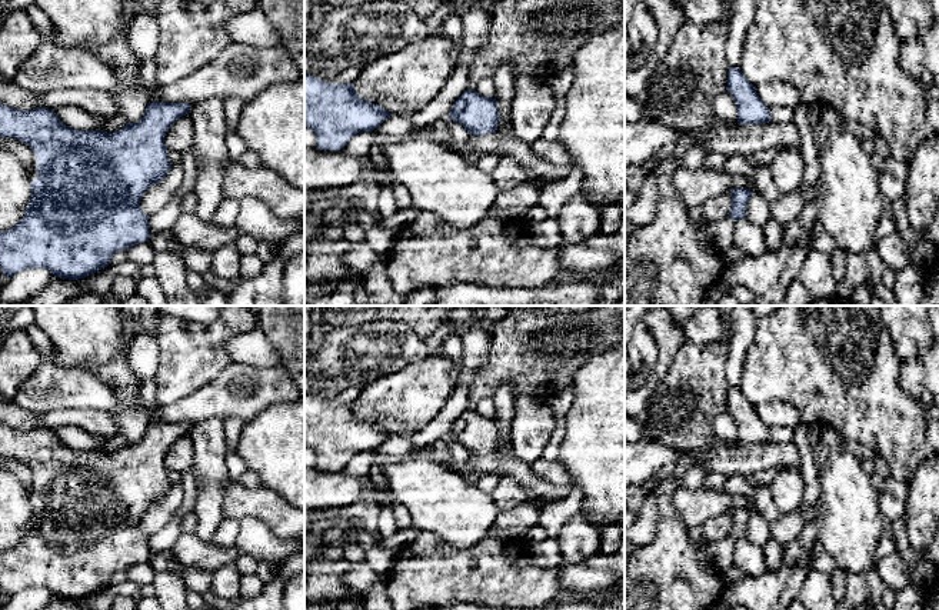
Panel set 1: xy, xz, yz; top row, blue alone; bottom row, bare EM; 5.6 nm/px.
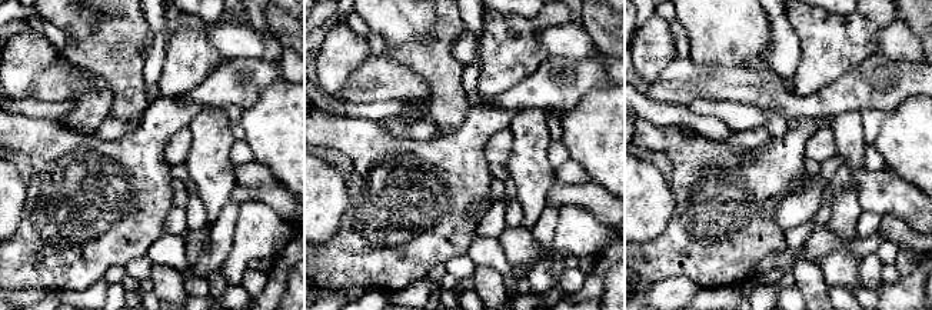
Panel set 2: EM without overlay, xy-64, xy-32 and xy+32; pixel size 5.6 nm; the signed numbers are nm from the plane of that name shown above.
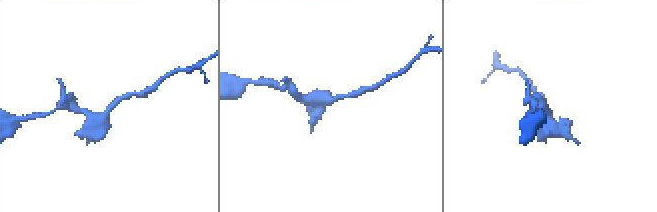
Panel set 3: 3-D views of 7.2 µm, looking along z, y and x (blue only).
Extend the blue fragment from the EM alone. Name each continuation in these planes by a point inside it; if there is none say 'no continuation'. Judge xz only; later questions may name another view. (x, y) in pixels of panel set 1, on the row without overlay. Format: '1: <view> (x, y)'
no continuation

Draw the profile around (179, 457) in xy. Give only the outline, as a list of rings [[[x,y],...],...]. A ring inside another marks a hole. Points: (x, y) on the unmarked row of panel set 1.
[[[189,434],[180,437],[172,444],[164,456],[167,470],[179,471],[180,474],[189,470],[193,464],[194,450]]]

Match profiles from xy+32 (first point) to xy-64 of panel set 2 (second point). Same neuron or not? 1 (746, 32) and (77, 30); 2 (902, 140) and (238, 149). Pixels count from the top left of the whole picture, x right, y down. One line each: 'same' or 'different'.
1: same
2: different

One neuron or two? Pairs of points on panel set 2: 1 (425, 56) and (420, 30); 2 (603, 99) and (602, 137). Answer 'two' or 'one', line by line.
1: two
2: one

